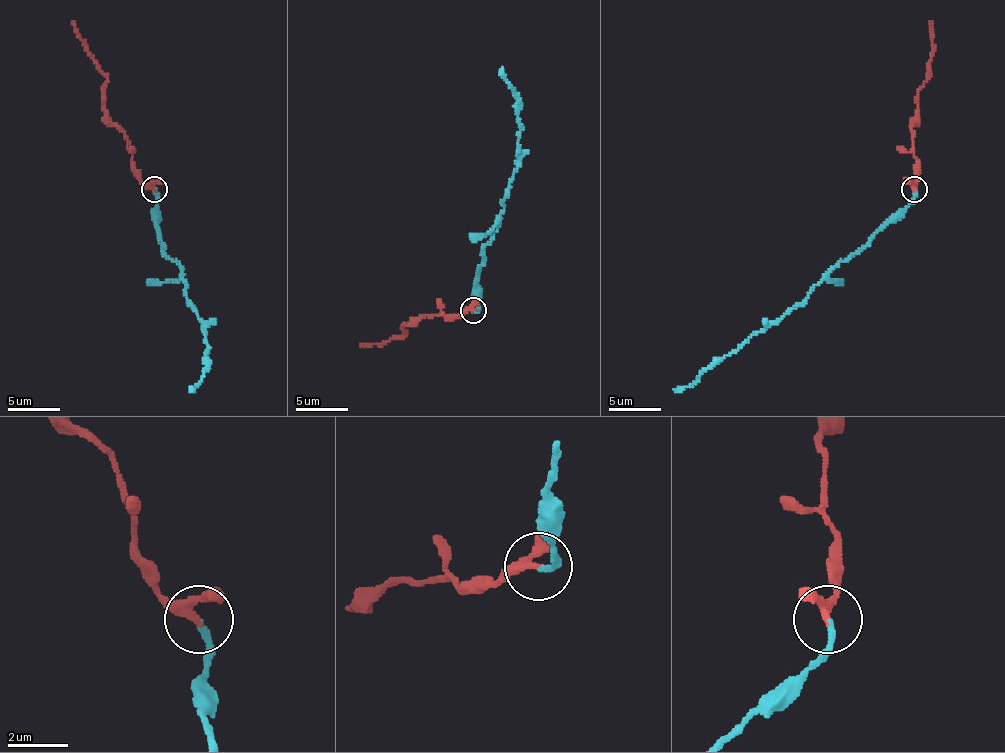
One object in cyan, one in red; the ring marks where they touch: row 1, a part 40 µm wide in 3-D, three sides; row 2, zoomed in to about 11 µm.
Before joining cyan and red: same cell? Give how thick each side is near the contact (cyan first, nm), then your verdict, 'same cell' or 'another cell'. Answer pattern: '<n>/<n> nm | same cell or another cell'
220/240 nm | same cell

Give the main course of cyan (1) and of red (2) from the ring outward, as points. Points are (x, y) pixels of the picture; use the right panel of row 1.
1: (914, 188), (914, 199), (862, 248), (836, 264), (803, 300), (764, 329), (753, 332), (684, 389), (673, 389)
2: (913, 188), (917, 167), (912, 136), (918, 89), (927, 76), (933, 52), (932, 21)

